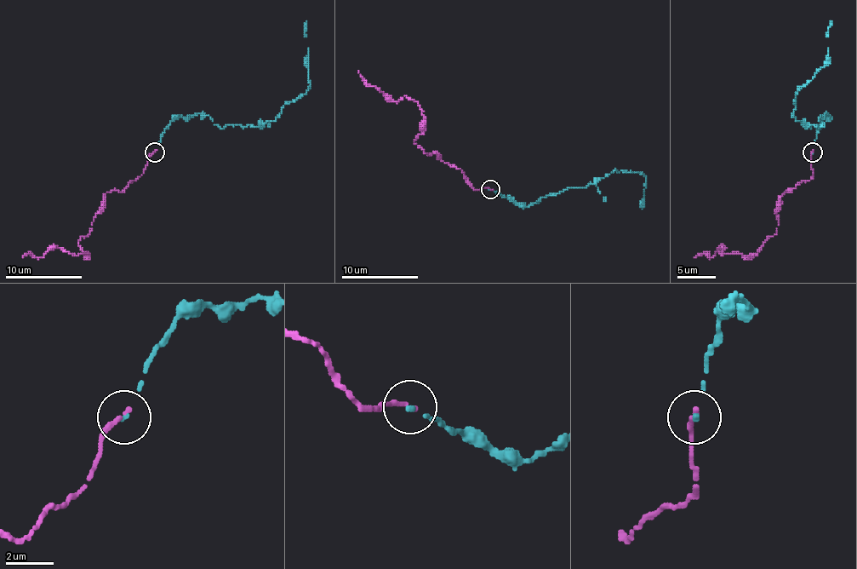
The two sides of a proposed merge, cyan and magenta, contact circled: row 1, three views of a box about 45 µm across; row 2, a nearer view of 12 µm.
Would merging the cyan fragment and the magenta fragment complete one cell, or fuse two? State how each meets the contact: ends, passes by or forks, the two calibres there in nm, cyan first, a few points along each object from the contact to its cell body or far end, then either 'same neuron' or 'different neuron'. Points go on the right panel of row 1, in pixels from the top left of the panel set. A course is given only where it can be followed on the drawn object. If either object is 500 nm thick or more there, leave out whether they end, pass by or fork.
cyan ends | magenta ends | 140/240 nm | cyan via (813, 152), (820, 121), (830, 117), (807, 127), (793, 104), (825, 66), (832, 21) | magenta via (813, 152), (813, 176), (780, 196), (776, 232), (750, 255), (719, 253), (724, 248), (711, 257), (694, 257) | same neuron

